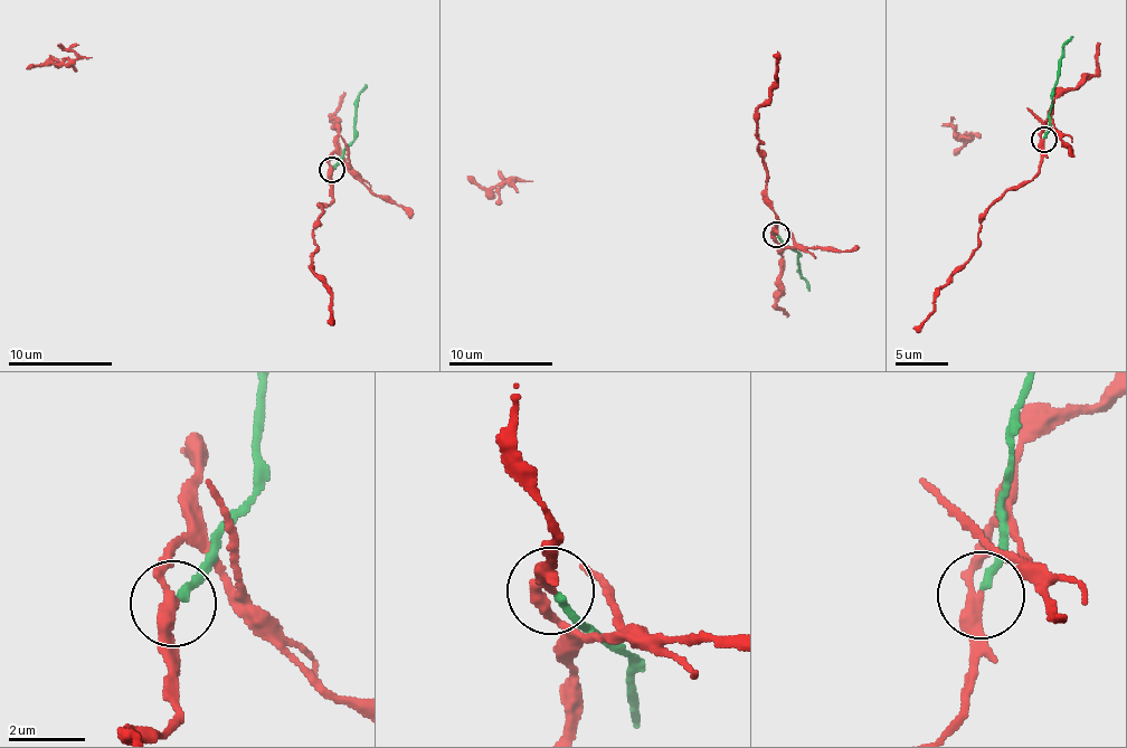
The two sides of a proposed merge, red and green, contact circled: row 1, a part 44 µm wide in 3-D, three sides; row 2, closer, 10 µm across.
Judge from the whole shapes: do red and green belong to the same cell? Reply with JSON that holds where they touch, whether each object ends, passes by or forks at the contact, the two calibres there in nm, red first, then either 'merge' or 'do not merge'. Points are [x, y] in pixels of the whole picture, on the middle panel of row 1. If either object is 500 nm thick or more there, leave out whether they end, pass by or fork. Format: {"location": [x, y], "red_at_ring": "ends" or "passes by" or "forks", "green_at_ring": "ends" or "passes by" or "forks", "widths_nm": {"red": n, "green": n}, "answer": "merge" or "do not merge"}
{"location": [776, 235], "red_at_ring": "passes by", "green_at_ring": "ends", "widths_nm": {"red": 300, "green": 190}, "answer": "do not merge"}

